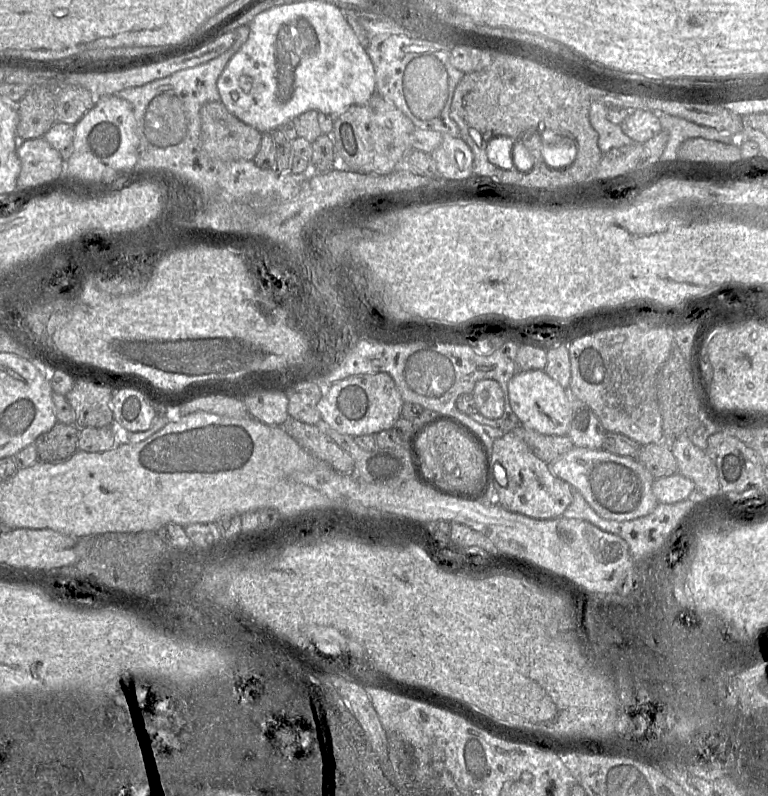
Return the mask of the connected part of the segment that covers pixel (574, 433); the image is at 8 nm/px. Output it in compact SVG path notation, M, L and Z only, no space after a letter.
M571 397L571 423L568 437L574 447L602 449L606 430L591 408Z

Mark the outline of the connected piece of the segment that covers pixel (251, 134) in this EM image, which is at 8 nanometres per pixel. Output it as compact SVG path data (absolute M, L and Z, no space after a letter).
M207 102L201 110L201 143L213 158L222 161L253 160L257 154L262 133L234 116L221 102Z

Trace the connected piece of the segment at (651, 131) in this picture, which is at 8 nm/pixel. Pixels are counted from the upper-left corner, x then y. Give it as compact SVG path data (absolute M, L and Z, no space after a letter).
M631 110L620 126L635 143L645 143L662 130L657 113L650 110Z

